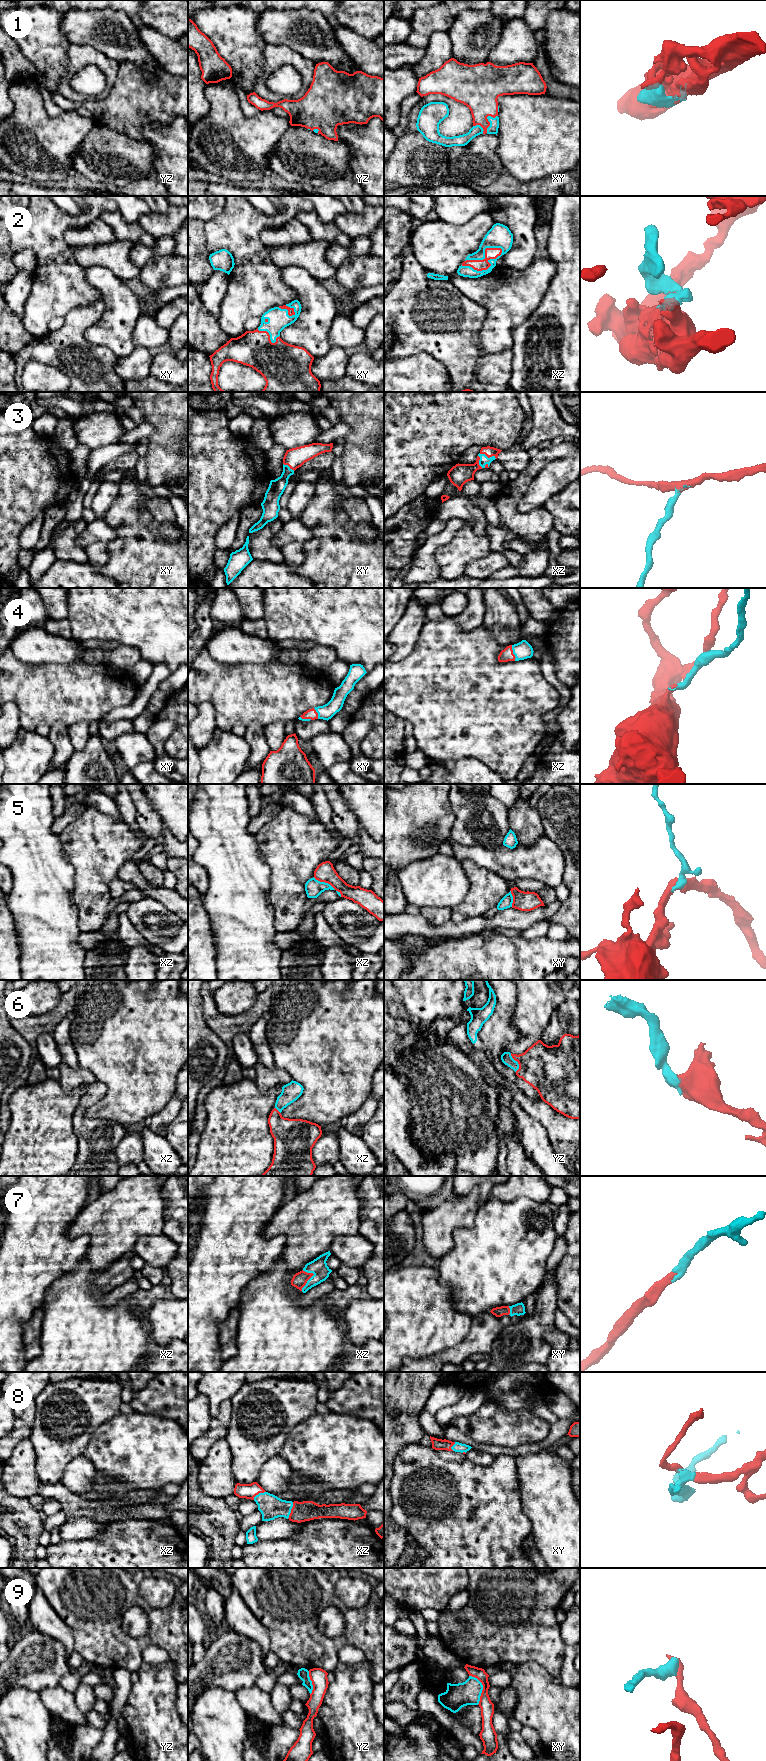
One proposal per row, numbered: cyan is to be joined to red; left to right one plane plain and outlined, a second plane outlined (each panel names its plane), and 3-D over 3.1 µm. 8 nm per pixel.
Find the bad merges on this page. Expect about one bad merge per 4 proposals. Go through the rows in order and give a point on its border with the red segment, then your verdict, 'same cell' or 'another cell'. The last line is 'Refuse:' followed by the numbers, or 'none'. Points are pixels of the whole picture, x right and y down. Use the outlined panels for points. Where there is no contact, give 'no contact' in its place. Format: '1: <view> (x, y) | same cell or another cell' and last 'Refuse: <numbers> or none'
1: xy (487, 120) | same cell
2: xz (486, 269) | same cell
3: xz (488, 457) | same cell
4: xz (512, 653) | same cell
5: xz (328, 883) | another cell
6: yz (517, 1061) | same cell
7: xz (307, 1280) | same cell
8: xz (291, 1510) | same cell
9: xy (483, 1688) | another cell
Refuse: 5, 9

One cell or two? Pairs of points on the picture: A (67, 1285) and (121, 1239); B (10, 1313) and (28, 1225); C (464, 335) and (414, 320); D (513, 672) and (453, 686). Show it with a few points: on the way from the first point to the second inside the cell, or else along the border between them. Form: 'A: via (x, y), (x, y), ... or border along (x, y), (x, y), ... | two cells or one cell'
A: border along (86, 1253), (89, 1266), (92, 1270), (99, 1273) | two cells
B: via (10, 1291), (10, 1247) | one cell
C: via (452, 332), (440, 320), (426, 320) | one cell
D: via (498, 681), (474, 681), (468, 686) | one cell

